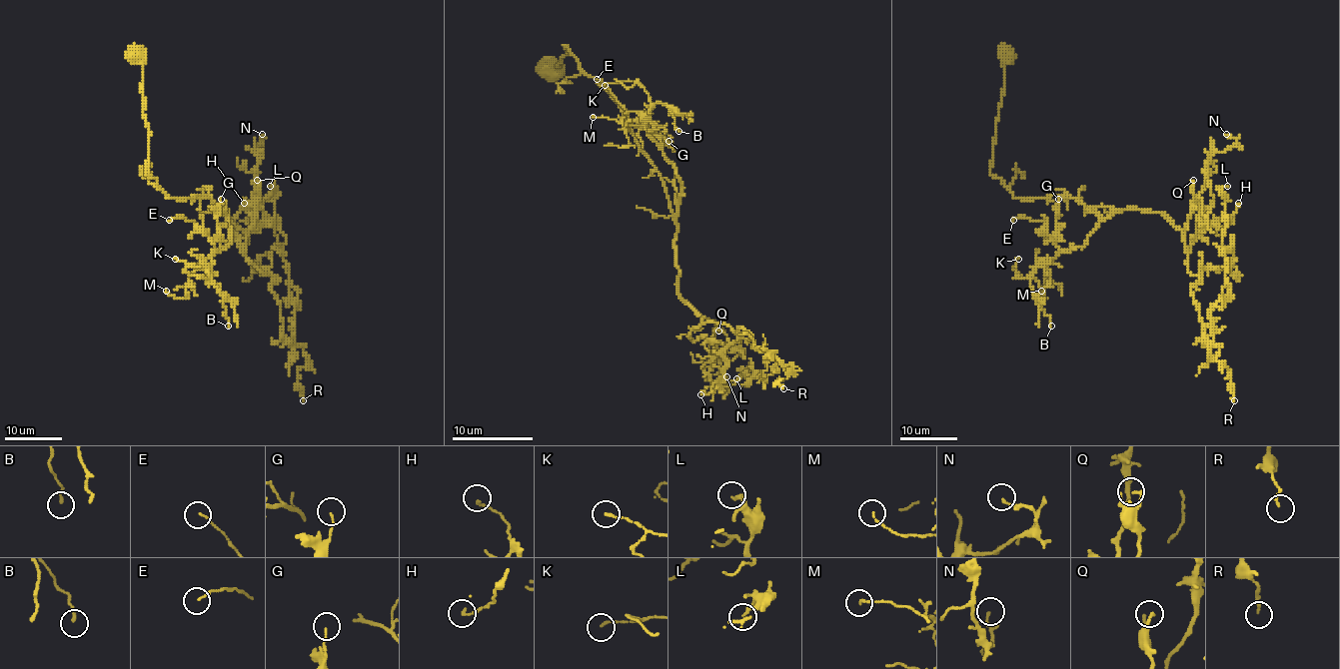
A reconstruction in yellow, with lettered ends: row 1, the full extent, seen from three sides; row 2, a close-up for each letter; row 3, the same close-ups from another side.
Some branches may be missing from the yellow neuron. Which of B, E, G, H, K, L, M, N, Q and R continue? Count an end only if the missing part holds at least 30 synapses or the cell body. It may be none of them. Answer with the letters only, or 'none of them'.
none of them

